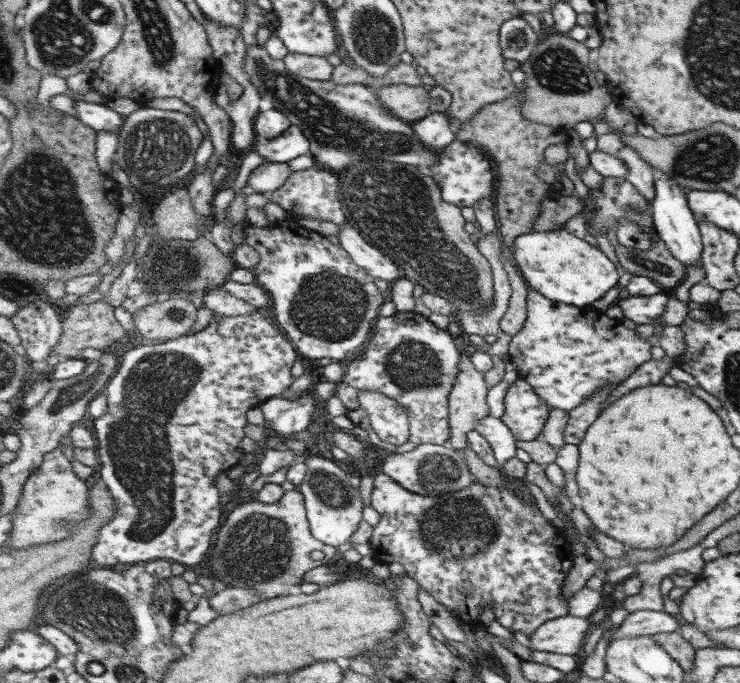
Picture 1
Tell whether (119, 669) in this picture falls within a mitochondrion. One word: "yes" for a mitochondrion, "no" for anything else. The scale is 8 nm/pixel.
yes

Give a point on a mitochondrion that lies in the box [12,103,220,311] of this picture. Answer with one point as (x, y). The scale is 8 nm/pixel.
(157, 148)

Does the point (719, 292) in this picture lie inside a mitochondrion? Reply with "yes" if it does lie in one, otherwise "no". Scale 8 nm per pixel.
no

